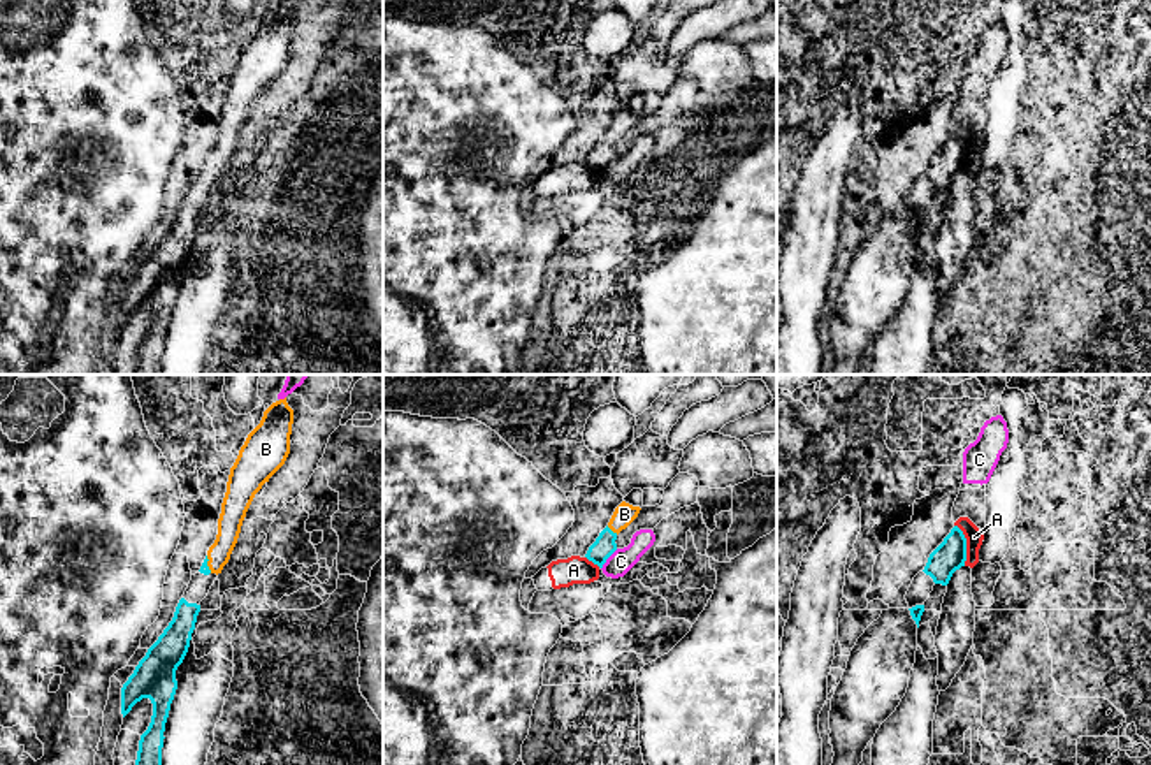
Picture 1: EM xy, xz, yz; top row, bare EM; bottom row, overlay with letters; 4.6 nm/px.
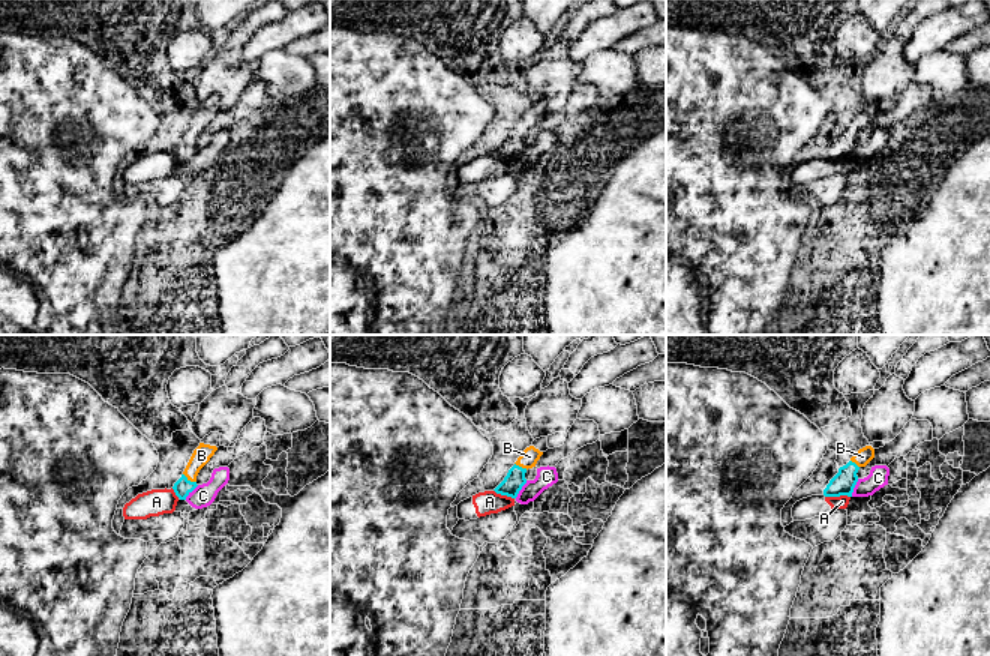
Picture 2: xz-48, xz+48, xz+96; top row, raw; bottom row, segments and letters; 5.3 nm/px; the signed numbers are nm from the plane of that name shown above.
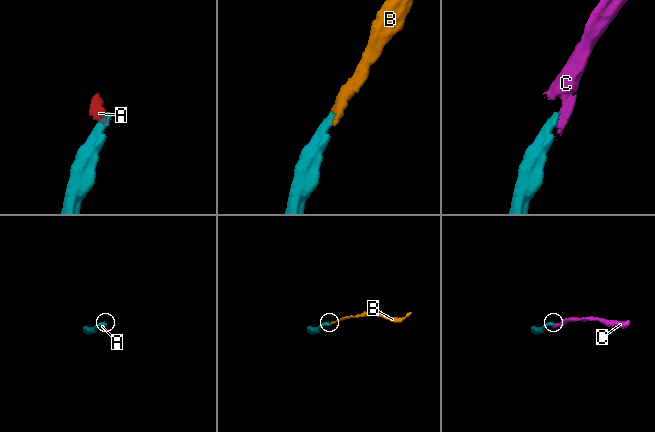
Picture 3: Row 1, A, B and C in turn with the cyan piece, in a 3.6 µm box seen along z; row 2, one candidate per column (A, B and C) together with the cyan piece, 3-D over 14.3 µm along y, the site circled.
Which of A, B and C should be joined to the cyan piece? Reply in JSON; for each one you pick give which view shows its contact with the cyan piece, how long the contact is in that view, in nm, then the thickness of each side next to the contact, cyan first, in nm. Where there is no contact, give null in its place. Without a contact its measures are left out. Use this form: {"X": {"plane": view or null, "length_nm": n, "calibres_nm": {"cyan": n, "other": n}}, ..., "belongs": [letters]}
{"B": {"plane": "xz", "length_nm": 70, "calibres_nm": {"cyan": 100, "other": 100}}, "belongs": ["B"]}

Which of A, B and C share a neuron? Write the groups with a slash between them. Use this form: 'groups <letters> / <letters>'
groups A C / B

